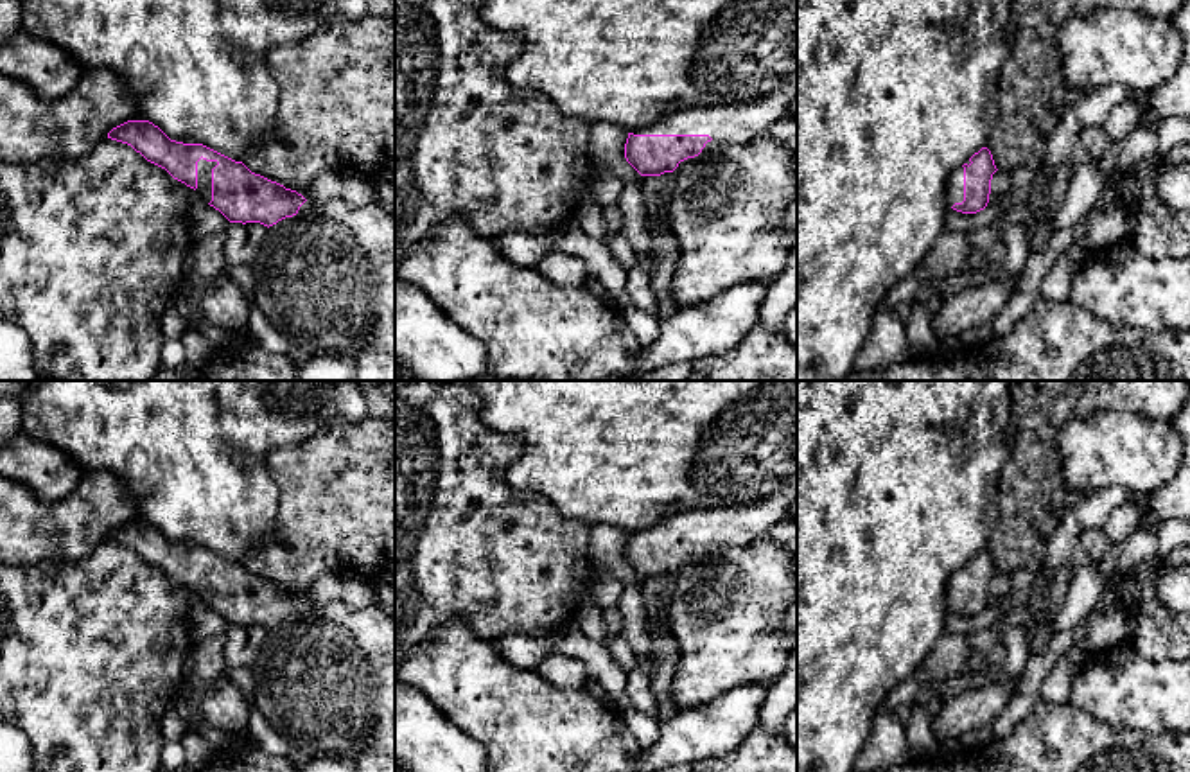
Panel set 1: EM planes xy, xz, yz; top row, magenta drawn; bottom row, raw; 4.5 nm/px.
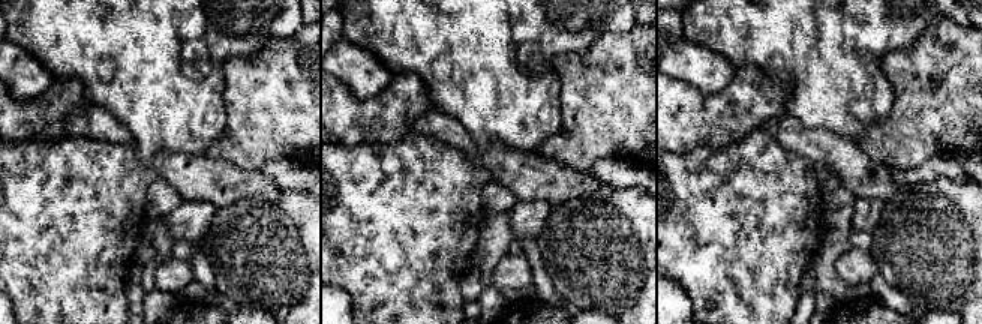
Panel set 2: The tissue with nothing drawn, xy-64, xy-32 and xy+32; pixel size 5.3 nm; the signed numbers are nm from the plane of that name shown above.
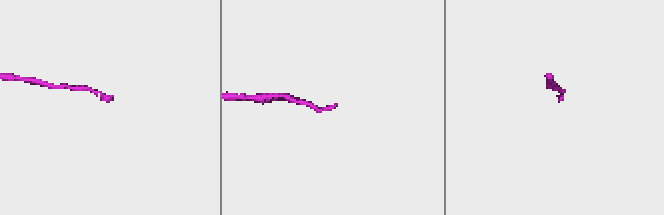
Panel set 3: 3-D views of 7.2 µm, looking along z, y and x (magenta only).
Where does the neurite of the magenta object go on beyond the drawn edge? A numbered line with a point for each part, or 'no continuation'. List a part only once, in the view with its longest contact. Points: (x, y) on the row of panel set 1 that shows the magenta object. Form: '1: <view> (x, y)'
1: xz (736, 122)

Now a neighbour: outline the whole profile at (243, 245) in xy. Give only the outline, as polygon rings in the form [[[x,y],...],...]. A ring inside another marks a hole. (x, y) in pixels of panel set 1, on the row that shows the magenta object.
[[[230,223],[226,228],[224,259],[226,266],[251,266],[260,253],[267,226],[260,223]]]

